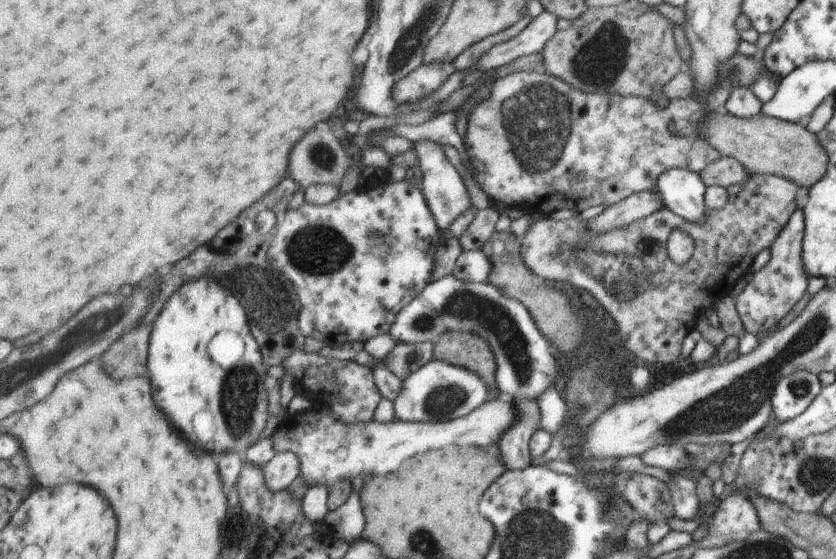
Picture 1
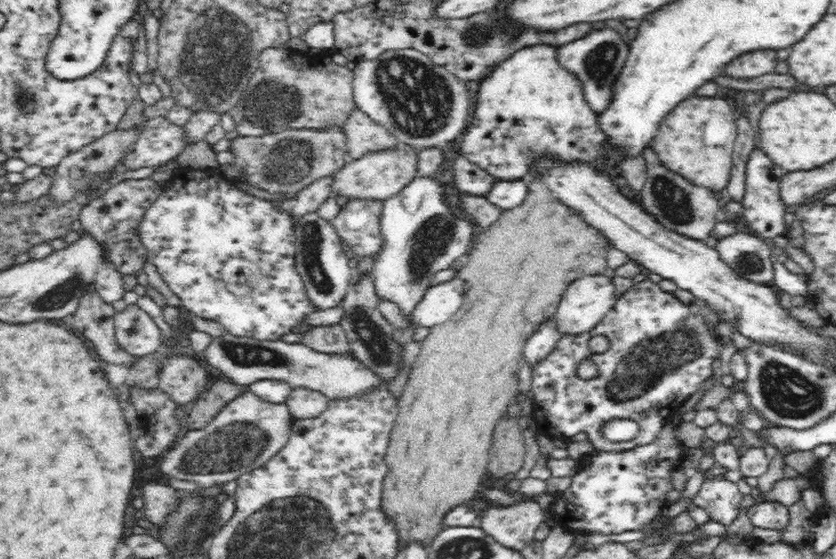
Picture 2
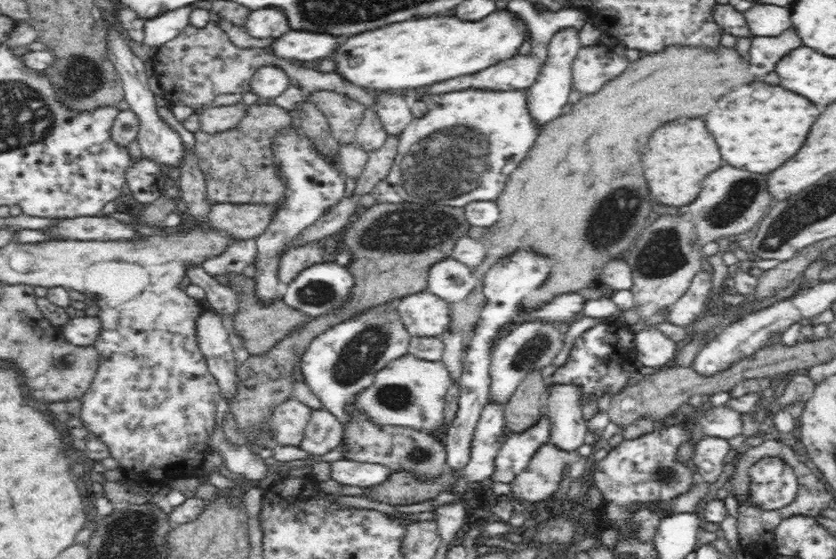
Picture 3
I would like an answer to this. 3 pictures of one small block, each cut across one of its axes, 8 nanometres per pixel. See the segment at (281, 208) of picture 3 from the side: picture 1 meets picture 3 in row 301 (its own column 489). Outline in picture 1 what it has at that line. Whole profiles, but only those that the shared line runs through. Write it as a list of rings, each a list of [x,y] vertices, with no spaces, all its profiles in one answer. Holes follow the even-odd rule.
[[[483,249],[464,252],[456,259],[453,272],[454,278],[464,282],[486,283],[491,276],[491,259],[483,253]]]

